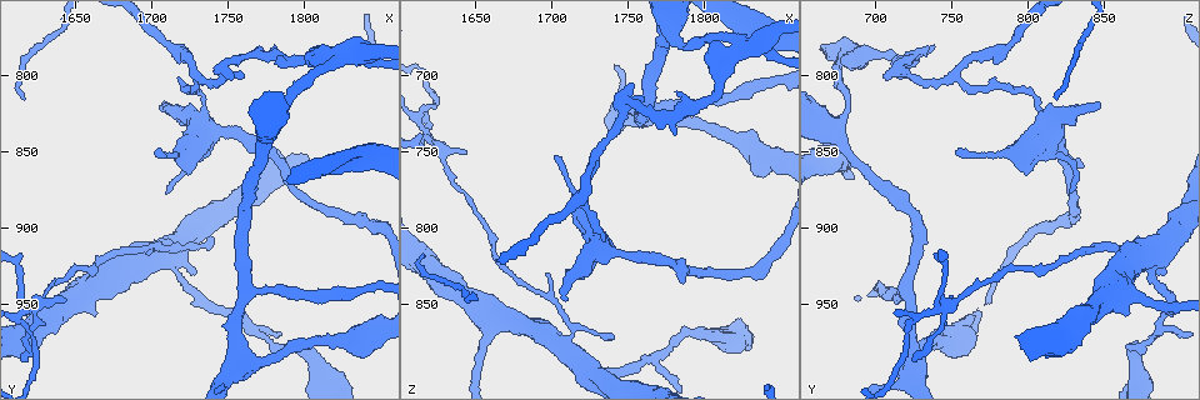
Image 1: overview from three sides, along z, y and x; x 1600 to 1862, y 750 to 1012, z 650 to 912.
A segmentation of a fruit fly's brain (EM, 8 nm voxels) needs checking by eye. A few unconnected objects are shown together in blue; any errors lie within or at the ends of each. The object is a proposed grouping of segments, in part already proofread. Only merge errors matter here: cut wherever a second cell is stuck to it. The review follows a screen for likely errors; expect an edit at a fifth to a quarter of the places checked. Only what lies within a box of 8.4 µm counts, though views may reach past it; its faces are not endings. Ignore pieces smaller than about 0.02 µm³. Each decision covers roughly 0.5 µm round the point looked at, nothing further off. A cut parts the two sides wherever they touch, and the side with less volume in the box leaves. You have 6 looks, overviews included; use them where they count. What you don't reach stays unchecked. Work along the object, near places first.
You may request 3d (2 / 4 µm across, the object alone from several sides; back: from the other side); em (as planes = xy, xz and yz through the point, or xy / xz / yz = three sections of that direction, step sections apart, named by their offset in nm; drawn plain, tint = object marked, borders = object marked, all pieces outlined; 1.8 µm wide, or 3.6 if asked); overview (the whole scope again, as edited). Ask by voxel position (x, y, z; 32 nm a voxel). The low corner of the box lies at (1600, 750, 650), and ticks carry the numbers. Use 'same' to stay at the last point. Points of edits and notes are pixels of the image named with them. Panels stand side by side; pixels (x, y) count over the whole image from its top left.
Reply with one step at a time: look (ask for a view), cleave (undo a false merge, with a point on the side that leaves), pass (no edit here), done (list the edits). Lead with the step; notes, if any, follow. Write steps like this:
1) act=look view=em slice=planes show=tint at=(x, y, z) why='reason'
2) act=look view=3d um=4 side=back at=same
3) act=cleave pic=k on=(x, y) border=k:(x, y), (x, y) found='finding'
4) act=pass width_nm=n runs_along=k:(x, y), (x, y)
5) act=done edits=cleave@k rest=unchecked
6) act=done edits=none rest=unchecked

act=look view=3d um=2 at=(1810, 988, 872)

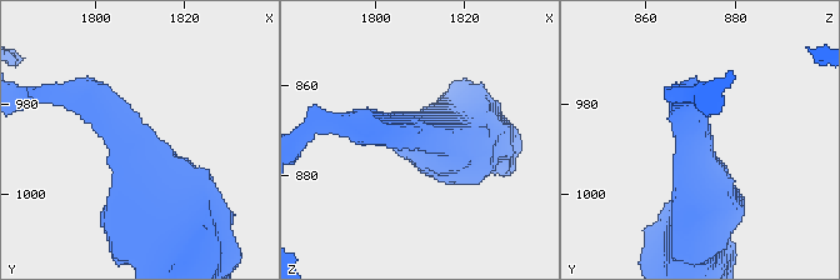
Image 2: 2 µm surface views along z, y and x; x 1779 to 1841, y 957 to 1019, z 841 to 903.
act=look view=em slice=planes show=plain at=(1810, 989, 871)

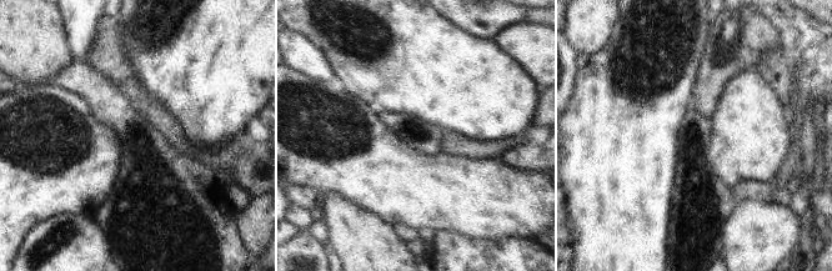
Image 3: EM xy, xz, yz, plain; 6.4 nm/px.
act=look view=em slice=planes show=tint at=same

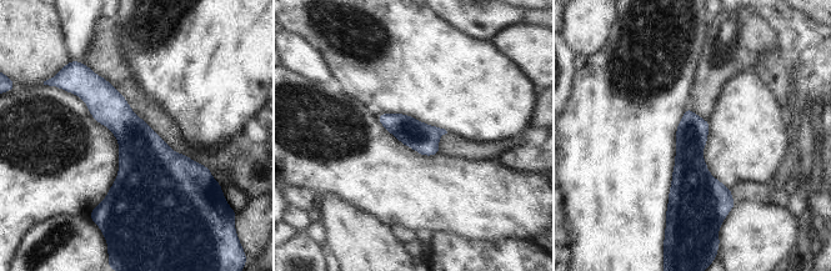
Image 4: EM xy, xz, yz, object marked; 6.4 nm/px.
act=pass found='continuous, no second cell'

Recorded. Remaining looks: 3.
act=look view=3d um=2 at=(1734, 832, 812) why='sharp bend'

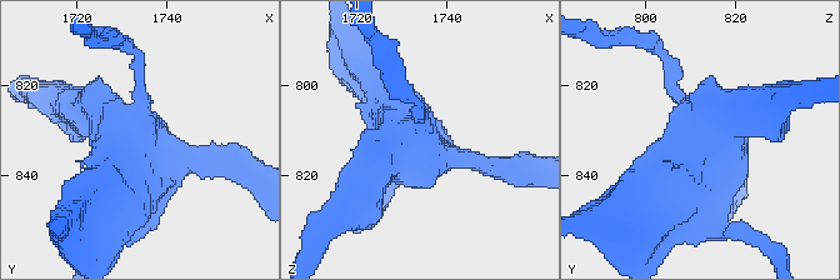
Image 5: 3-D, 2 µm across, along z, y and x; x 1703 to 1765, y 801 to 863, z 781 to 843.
act=look view=em slice=planes show=tint at=(1733, 831, 813) why='need the tissue'

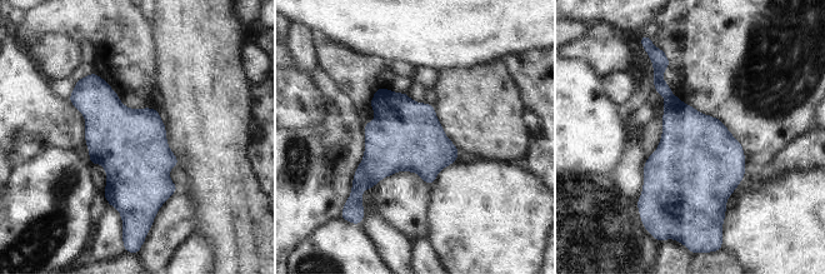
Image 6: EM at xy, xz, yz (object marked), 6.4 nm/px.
act=cleave pic=6 on=(659, 59) width_nm=460 found='a second cell is stuck on'

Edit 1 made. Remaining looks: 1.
act=done edits=cleave@6 rest=unchecked

